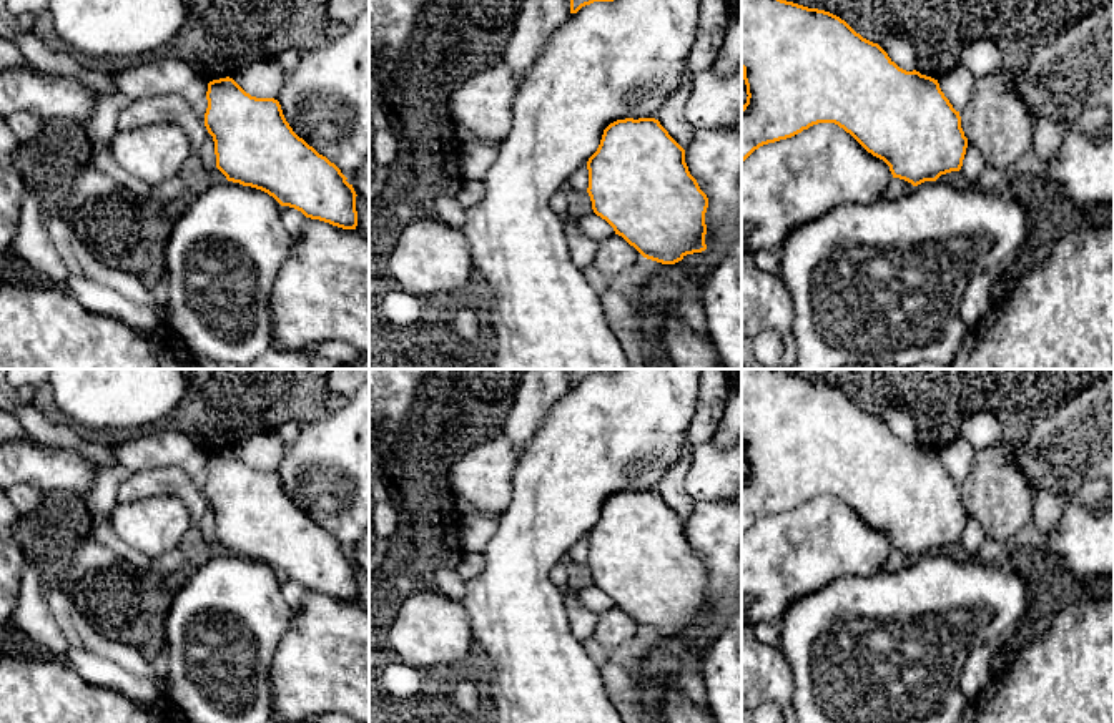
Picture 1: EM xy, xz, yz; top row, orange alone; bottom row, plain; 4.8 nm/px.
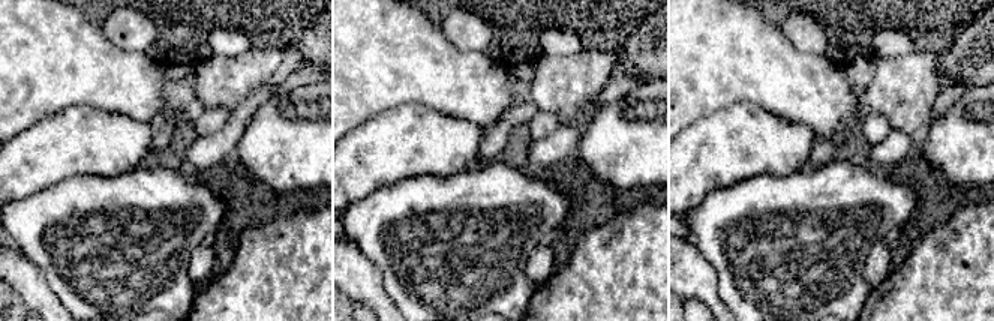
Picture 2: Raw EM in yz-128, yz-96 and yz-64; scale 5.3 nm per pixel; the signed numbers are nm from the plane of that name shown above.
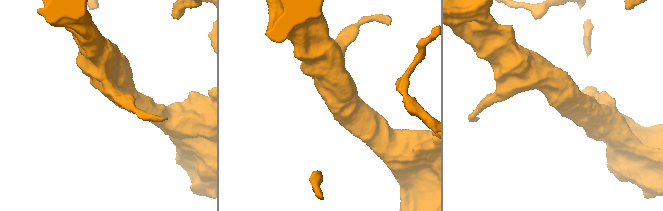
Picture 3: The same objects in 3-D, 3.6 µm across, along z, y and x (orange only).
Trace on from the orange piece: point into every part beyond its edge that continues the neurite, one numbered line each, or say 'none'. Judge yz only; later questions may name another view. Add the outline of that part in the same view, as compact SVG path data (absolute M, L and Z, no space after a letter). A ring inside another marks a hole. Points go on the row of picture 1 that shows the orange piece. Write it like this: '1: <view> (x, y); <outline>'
none

